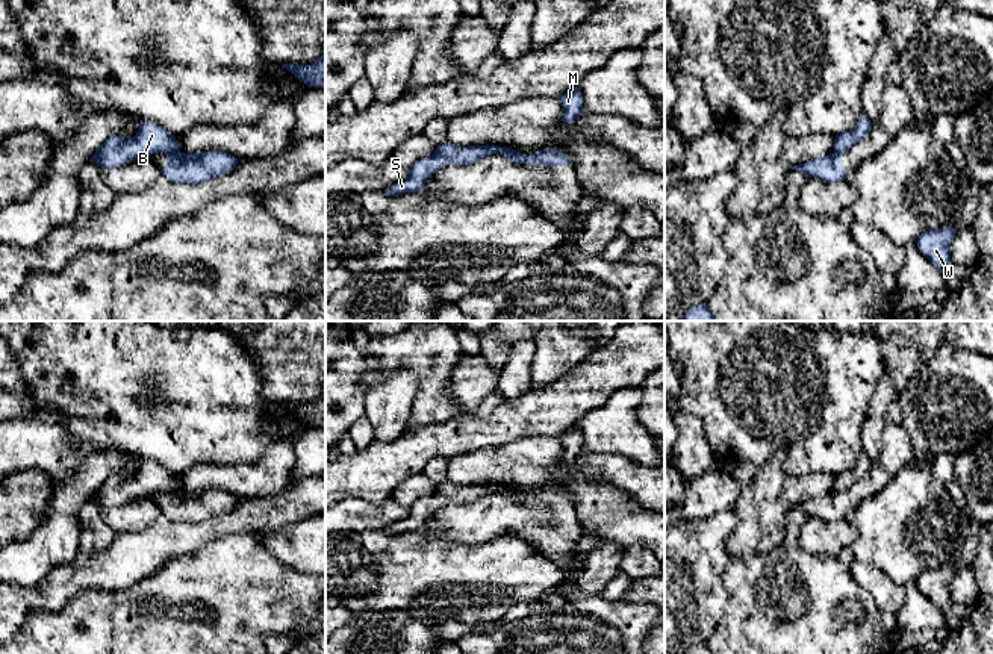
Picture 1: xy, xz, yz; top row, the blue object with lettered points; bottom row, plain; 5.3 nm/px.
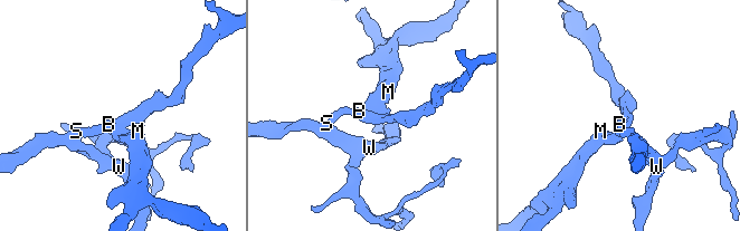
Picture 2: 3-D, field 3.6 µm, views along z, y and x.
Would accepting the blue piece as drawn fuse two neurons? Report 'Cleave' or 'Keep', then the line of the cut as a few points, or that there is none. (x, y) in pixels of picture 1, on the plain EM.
Cleave. Split along xy (179, 489), (165, 492)

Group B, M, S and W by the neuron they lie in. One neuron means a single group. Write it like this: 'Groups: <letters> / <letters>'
Groups: B S W / M

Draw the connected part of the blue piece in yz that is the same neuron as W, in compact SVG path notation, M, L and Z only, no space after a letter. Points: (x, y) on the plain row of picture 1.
M945 566L925 571L916 580L920 592L946 615L952 606L949 587L955 572L957 568Z

